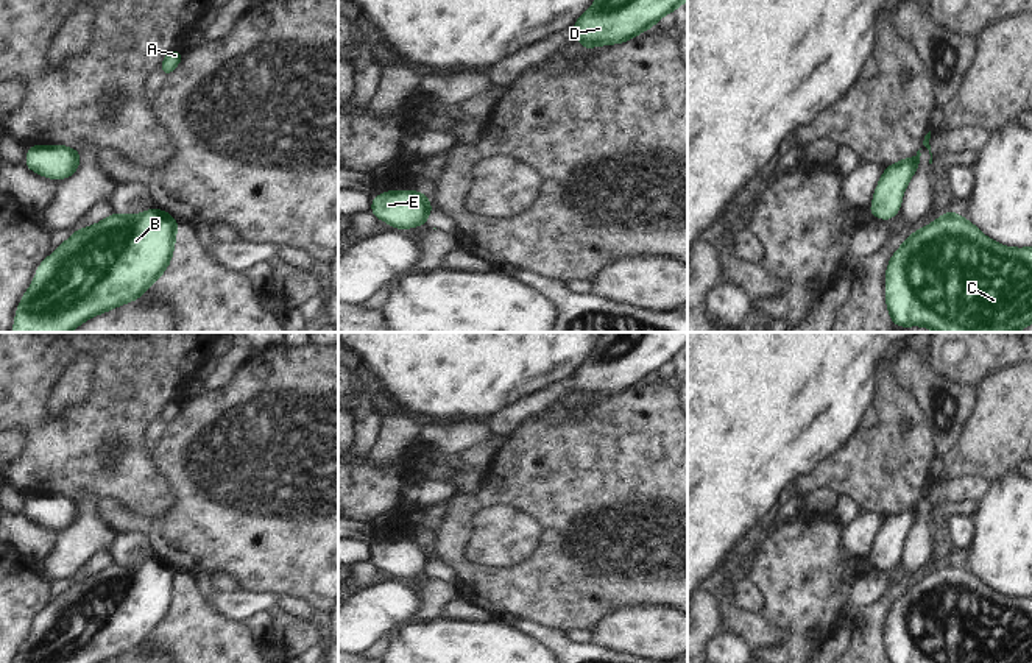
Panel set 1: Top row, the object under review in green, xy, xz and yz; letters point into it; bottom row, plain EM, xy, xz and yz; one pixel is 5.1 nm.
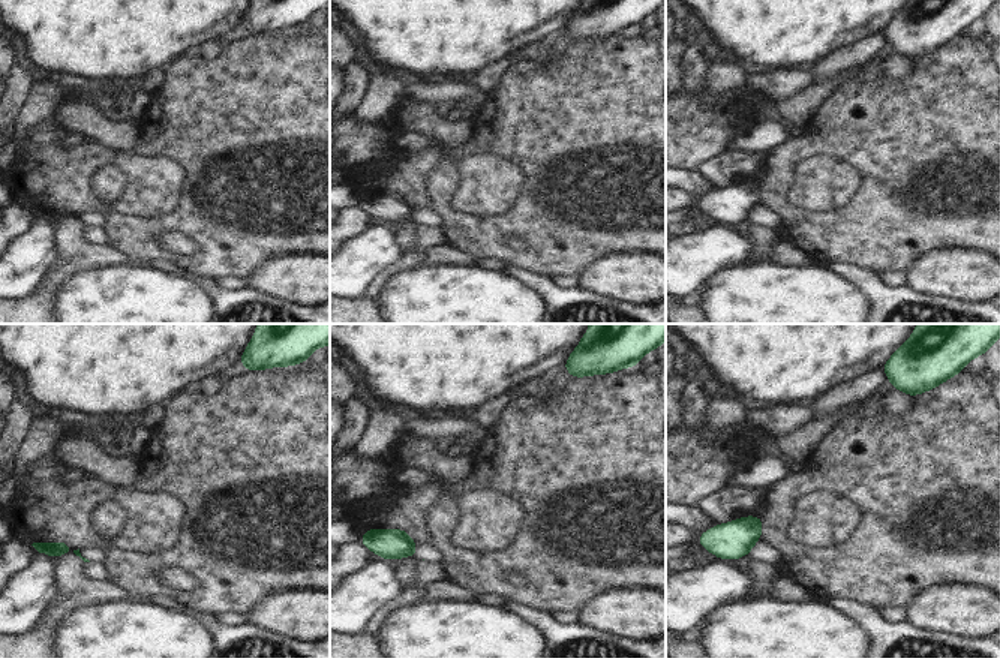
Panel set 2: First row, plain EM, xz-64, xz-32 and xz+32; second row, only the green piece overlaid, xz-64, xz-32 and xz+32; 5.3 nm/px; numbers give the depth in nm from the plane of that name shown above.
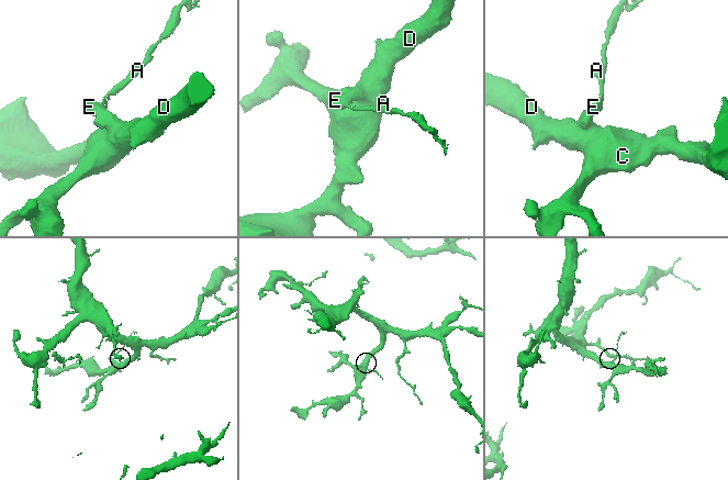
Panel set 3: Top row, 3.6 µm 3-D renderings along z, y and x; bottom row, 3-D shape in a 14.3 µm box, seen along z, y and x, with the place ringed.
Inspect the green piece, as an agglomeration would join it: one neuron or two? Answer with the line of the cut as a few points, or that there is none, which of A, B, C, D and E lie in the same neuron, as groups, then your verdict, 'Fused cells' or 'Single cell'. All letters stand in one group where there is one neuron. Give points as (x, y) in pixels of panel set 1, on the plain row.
Split along xz (431, 557), (421, 571). Groups: A / B C D E. Fused cells

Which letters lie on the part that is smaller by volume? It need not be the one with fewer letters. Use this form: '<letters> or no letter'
A

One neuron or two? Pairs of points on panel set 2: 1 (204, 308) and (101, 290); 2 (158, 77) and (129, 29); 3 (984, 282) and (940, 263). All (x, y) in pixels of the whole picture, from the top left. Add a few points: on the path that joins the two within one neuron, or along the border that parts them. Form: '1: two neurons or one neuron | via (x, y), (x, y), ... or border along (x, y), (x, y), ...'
1: one neuron | via (179, 308), (126, 308)
2: two neurons | border along (170, 63), (149, 71), (141, 78)
3: one neuron | via (973, 275), (951, 273)

